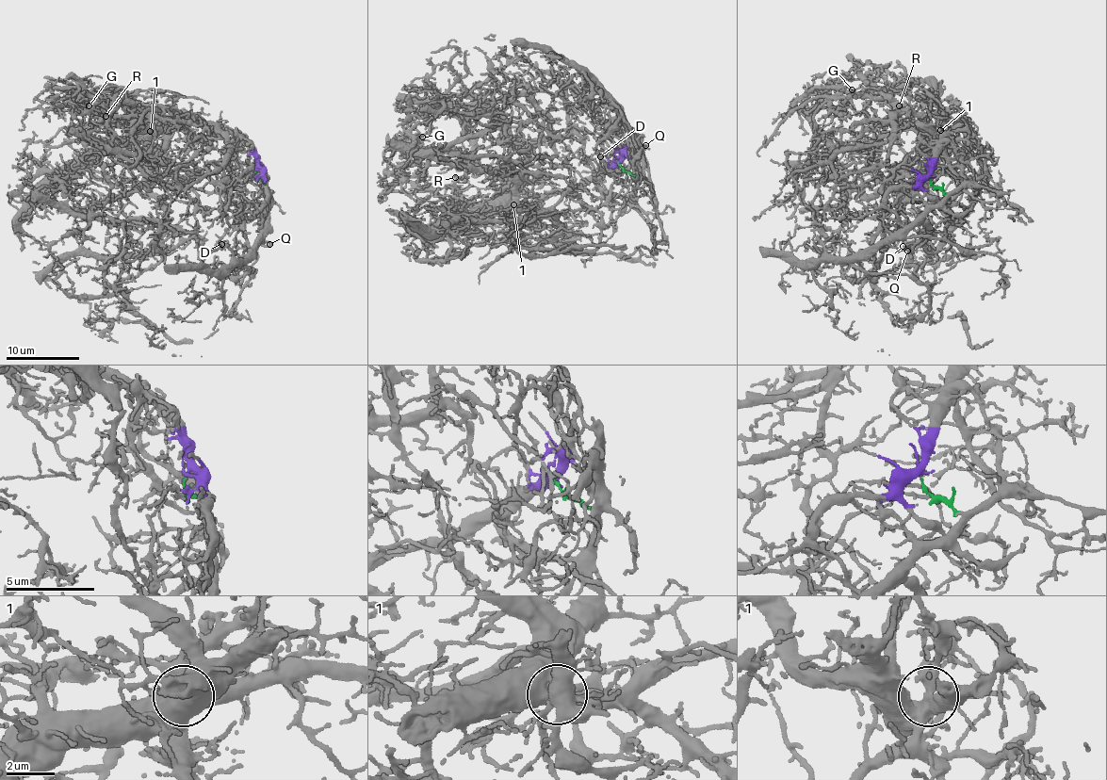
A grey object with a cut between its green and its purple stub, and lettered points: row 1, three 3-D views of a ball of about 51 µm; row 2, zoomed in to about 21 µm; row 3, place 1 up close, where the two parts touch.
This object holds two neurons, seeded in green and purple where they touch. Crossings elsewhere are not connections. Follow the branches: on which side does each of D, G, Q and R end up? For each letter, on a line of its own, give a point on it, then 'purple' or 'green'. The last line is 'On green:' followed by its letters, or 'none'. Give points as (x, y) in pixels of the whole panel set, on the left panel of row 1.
D: (221, 244) | green
G: (89, 105) | purple
Q: (269, 244) | green
R: (105, 116) | purple
On green: D, Q

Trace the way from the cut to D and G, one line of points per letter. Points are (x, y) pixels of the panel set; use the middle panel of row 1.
D: (618, 163), (635, 177), (638, 162), (633, 158), (625, 170), (607, 173), (599, 166), (600, 156)
G: (618, 163), (573, 187), (512, 204), (505, 183), (460, 155), (420, 148), (422, 136)

